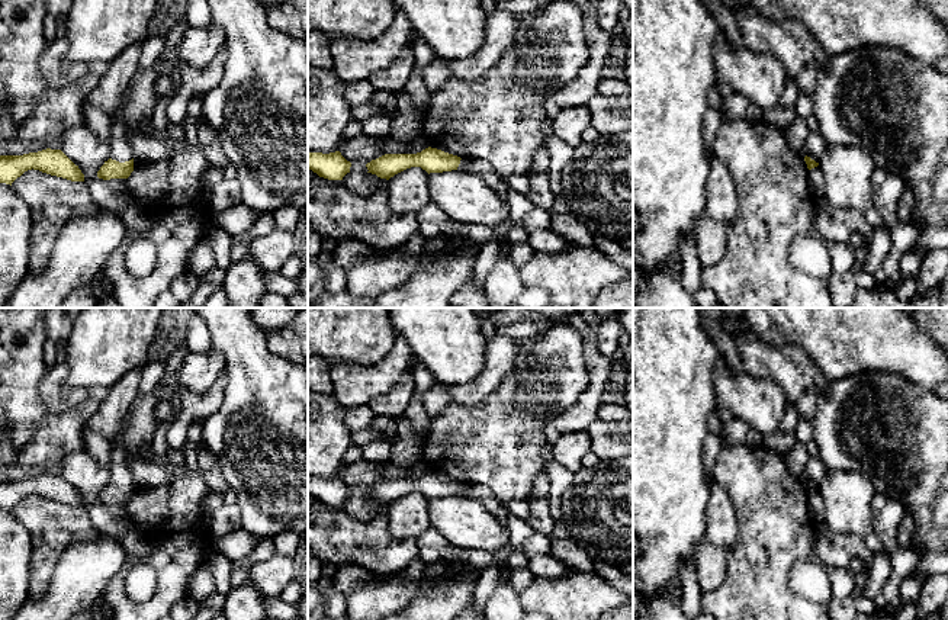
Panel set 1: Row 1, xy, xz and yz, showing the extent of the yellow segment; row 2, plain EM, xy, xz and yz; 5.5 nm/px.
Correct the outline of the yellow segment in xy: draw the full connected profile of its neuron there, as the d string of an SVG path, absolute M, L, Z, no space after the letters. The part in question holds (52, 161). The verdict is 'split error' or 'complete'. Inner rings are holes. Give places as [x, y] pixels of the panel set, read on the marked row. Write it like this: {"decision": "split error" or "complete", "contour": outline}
{"decision": "complete", "contour": "M42 150L23 155L0 155L0 183L10 184L28 170L62 177L71 181L84 181L84 174L61 150Z"}

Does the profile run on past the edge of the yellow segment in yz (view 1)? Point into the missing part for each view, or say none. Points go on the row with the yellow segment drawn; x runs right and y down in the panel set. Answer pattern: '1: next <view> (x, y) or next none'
1: next none

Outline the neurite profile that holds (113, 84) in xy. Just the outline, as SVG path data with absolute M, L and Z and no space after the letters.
M132 44L119 57L109 62L107 71L100 76L97 86L89 93L84 105L91 105L112 115L129 84L138 73L142 44Z

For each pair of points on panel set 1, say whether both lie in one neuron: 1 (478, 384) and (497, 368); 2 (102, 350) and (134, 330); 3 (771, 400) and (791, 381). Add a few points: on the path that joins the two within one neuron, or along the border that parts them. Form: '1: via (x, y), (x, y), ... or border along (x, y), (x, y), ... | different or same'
1: via (482, 382), (492, 372) | same
2: via (109, 343), (122, 330), (127, 330) | same
3: border along (751, 375), (773, 379), (780, 386), (787, 402) | different

